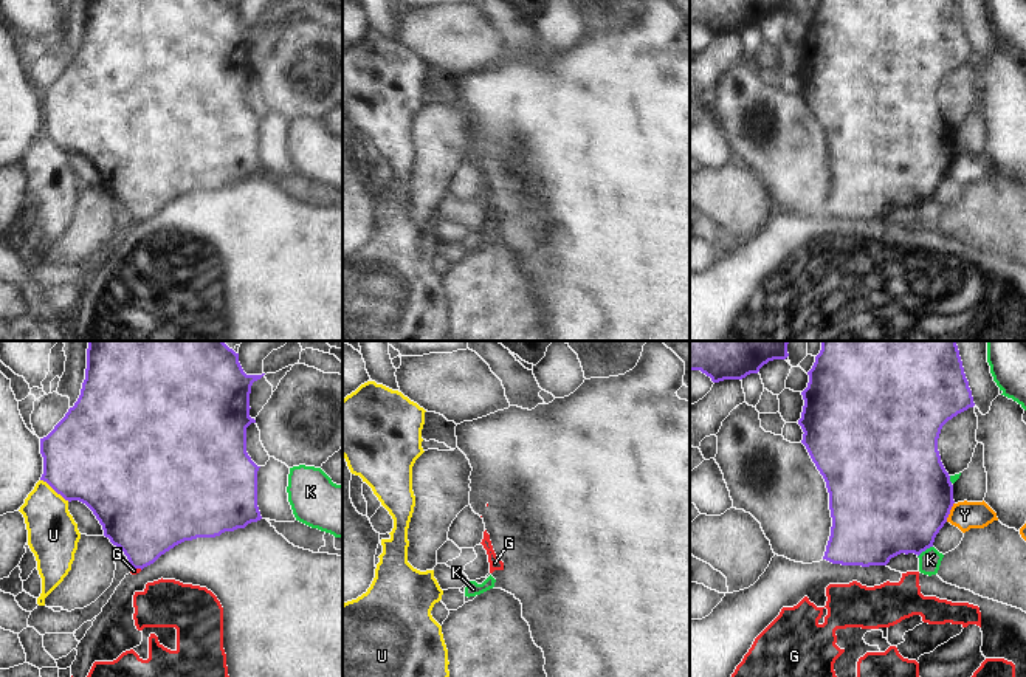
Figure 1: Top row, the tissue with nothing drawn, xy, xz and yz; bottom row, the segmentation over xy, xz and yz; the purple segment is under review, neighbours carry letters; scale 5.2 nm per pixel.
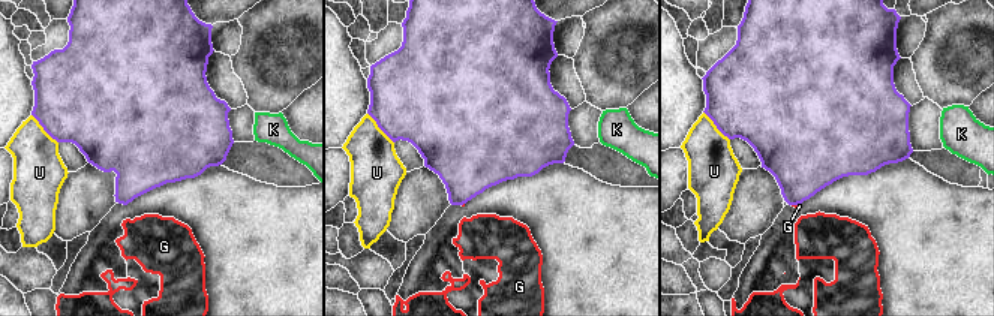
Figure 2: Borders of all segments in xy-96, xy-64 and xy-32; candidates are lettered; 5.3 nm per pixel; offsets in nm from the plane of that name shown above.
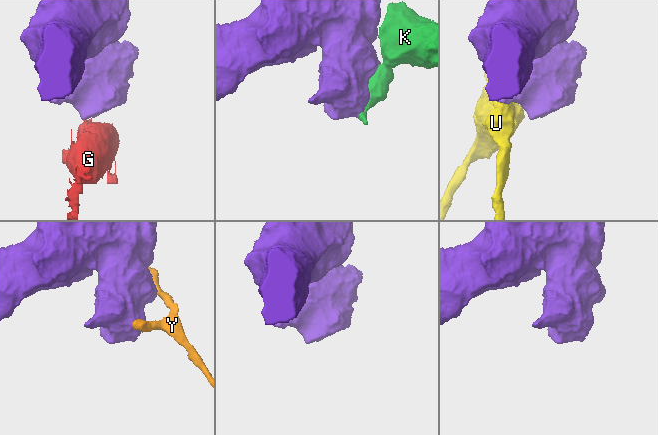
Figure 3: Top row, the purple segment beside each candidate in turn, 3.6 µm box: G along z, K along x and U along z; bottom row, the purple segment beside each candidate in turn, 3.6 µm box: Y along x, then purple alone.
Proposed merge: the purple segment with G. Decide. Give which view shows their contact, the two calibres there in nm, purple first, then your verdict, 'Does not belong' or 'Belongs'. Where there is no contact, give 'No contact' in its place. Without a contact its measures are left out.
Touches purple in xy. Thickness 380 nm (purple) against 30 nm. Does not belong

